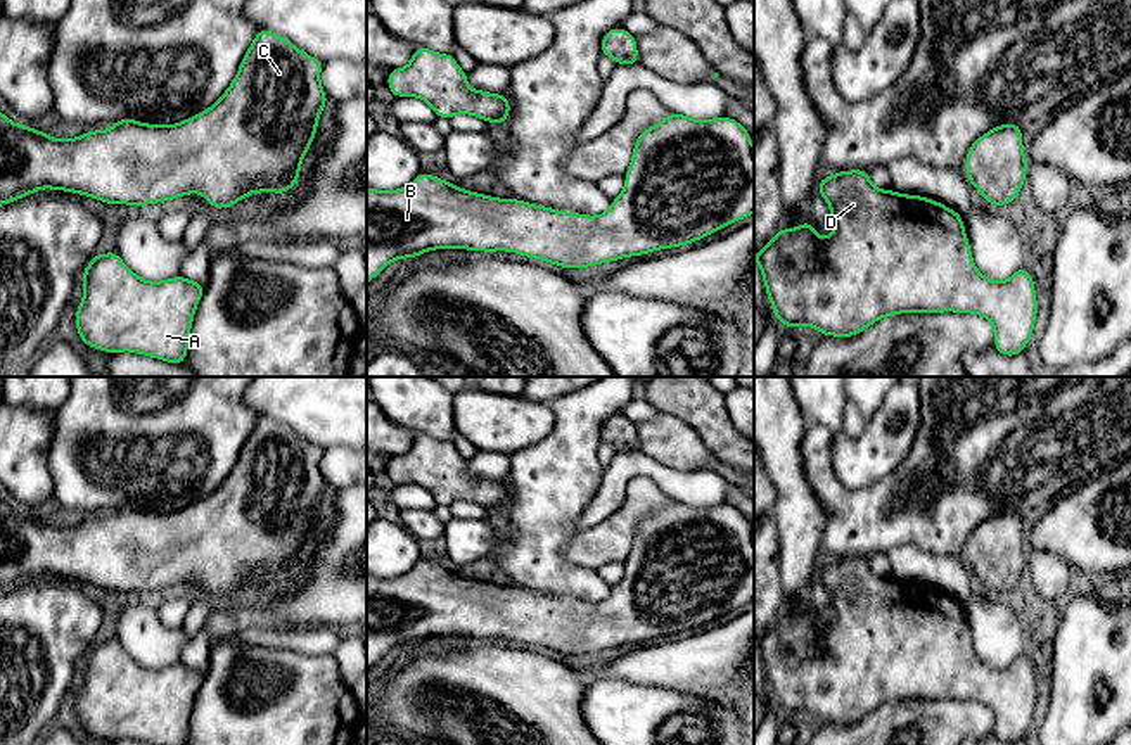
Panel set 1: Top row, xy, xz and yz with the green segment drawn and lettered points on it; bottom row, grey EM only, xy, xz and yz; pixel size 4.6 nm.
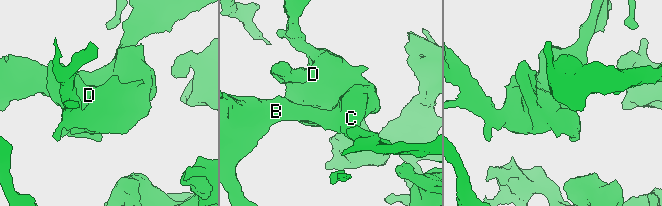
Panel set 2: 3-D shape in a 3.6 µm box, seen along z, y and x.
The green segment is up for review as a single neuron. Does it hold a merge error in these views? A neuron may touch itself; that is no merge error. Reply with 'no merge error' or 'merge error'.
no merge error

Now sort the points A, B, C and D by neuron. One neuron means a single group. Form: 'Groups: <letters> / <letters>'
Groups: A B C D

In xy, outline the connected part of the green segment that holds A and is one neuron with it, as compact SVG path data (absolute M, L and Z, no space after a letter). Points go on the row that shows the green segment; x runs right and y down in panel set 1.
M116 251L95 254L81 282L85 292L76 309L76 330L83 344L109 354L133 351L175 365L185 361L194 311L206 290L202 283L182 275L163 282L144 280L121 261Z

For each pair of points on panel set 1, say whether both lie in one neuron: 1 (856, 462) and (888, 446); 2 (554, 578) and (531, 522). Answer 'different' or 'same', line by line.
1: same
2: same

